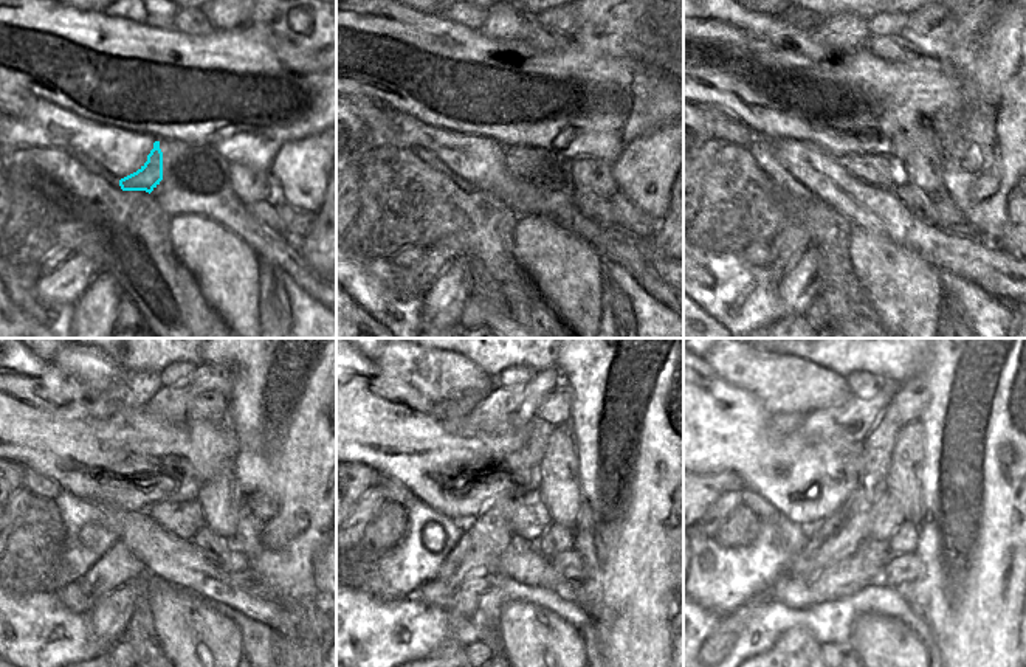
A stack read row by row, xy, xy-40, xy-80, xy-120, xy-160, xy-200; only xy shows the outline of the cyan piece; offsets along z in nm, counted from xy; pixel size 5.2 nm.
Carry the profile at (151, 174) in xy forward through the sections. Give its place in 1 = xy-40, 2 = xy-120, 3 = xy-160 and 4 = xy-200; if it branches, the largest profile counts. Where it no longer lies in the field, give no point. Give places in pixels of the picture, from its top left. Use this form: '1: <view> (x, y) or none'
1: xy-40 (506, 151)
2: xy-120 (183, 518)
3: xy-160 (529, 517)
4: xy-200 (885, 517)

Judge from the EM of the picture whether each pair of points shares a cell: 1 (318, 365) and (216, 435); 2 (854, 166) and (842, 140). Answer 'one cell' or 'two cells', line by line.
1: two cells
2: two cells

